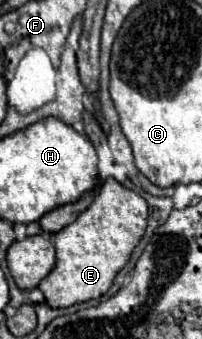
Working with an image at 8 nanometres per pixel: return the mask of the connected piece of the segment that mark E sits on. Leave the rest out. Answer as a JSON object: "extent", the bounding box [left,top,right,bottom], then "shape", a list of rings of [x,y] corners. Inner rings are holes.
{"extent":[40,178,148,308],"shape":[[[114,178],[102,182],[96,198],[60,234],[54,234],[56,266],[40,282],[40,290],[50,308],[68,308],[104,296],[114,284],[116,274],[126,266],[134,248],[140,244],[148,220],[148,204],[134,190],[124,188]]]}

